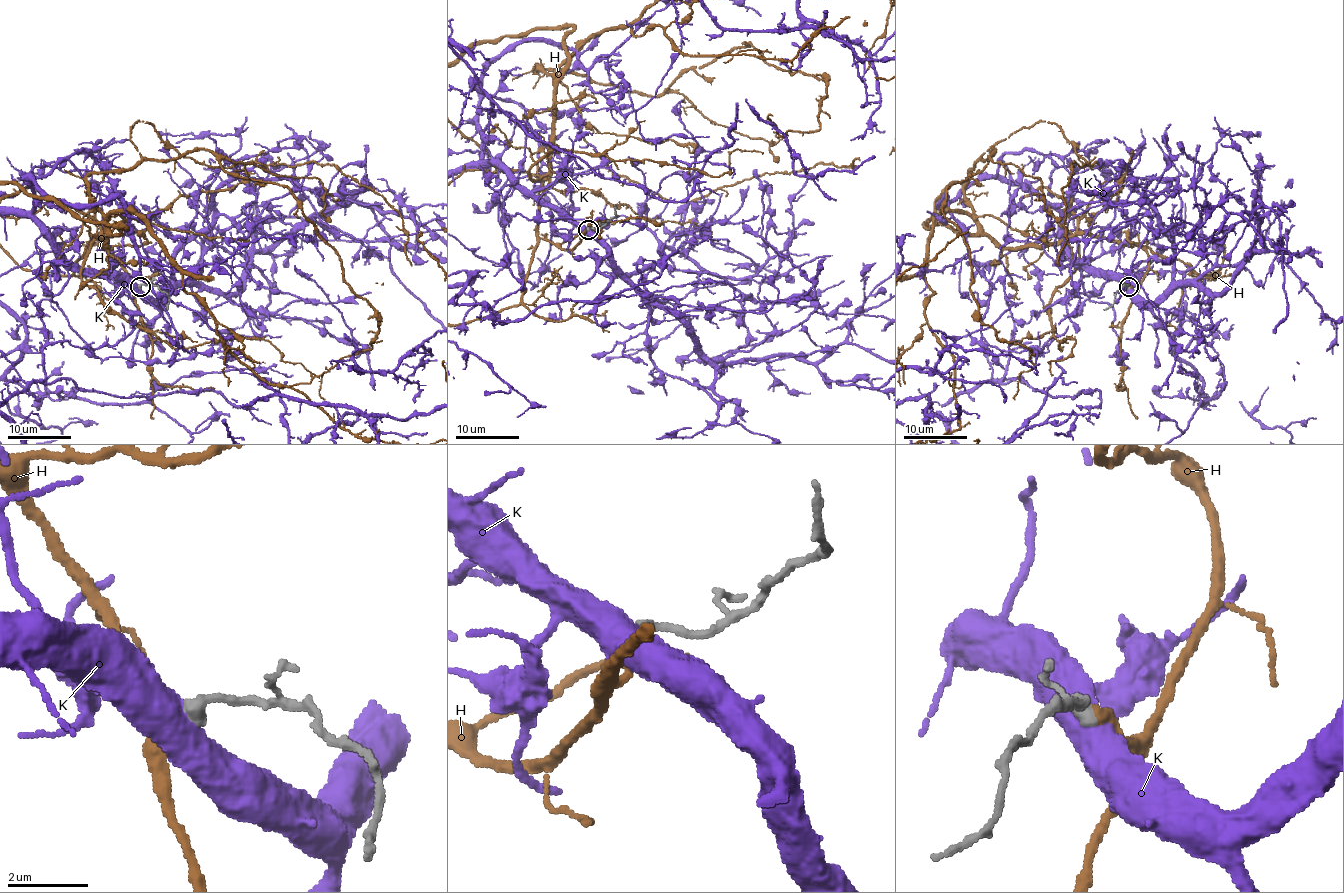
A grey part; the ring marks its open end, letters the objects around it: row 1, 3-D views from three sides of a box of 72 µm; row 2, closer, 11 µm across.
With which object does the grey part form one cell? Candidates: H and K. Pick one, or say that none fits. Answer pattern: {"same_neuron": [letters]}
{"same_neuron": ["H"]}

